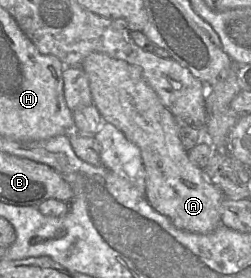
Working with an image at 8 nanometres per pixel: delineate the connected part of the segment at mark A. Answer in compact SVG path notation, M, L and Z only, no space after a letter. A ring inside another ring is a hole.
M101 52L89 54L82 61L81 68L88 76L93 104L101 114L102 121L115 126L140 149L145 170L145 195L150 205L180 230L208 234L217 229L221 225L221 205L225 196L208 180L204 171L190 161L188 151L179 138L180 122L161 103L155 91L144 80L140 68Z

